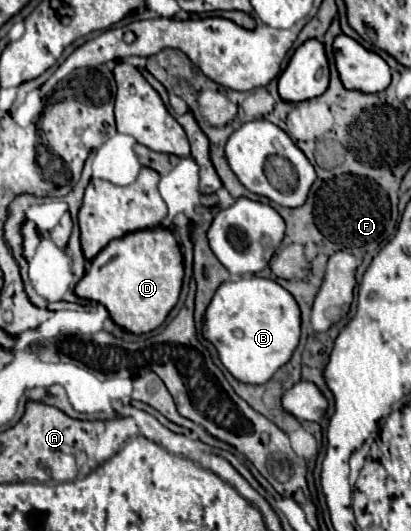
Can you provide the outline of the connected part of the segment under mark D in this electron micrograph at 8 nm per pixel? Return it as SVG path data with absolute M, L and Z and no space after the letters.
M166 226L136 230L110 242L78 282L76 294L100 302L112 320L128 332L142 334L158 328L178 302L184 278L184 260L176 236Z

